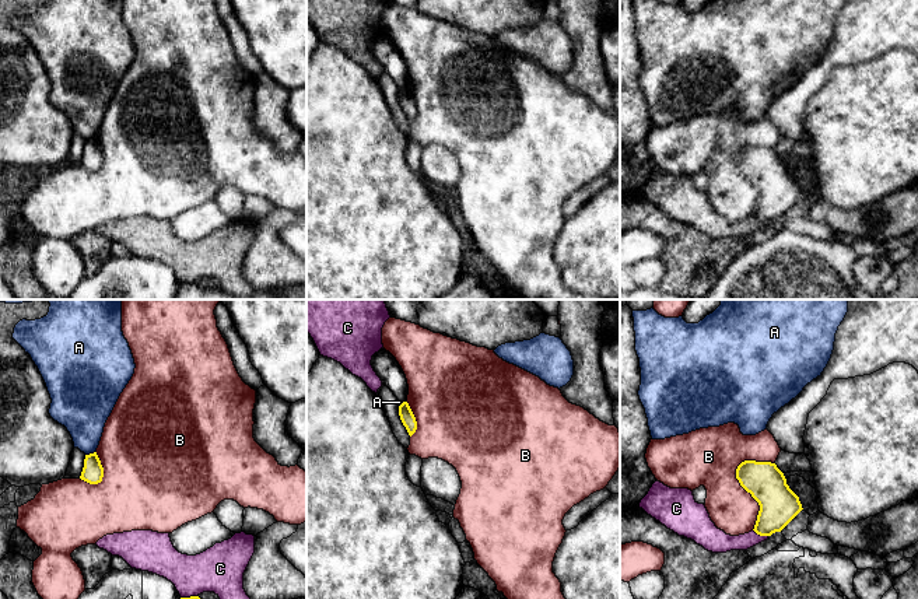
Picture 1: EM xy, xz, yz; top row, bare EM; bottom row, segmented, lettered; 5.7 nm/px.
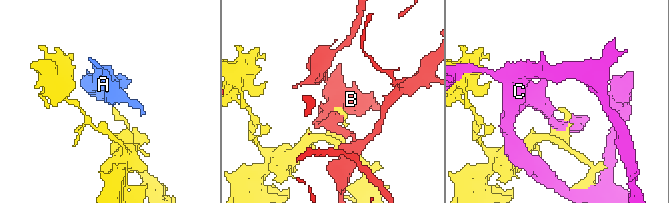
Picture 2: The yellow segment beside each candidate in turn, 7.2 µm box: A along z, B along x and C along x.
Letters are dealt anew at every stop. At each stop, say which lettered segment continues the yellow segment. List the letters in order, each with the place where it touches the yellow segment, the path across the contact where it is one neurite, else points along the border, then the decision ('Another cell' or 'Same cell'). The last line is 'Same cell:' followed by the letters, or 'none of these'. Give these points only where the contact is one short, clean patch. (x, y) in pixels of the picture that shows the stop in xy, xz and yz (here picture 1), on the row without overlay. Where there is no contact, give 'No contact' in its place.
A: Touches yellow at xy (90, 140). Boundary: xy (95, 137), (86, 142). Another cell
B: Touches yellow at yz (739, 168). Another cell
C: Touches yellow at yz (760, 221). Another cell
Same cell: none of these

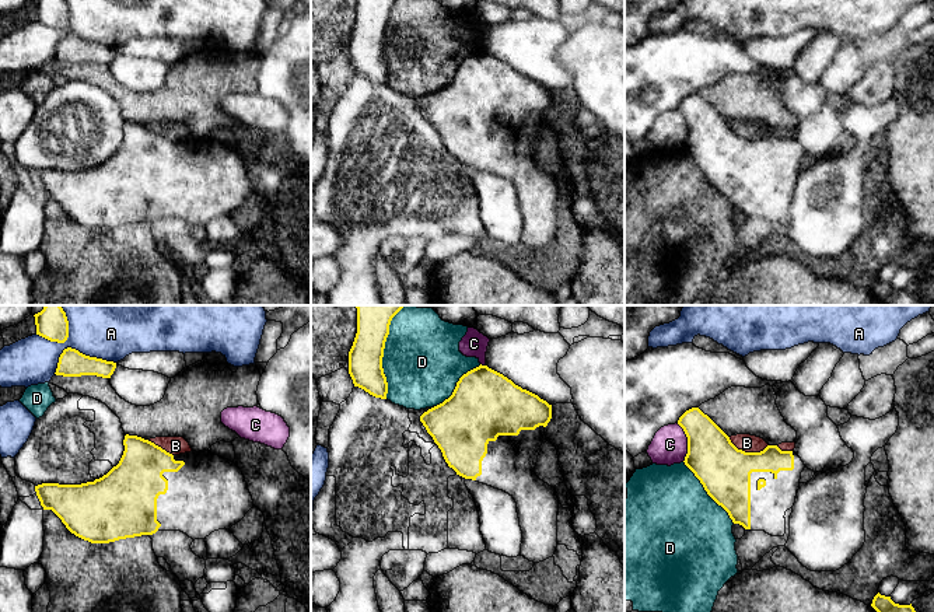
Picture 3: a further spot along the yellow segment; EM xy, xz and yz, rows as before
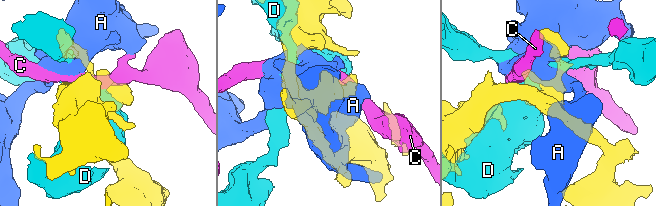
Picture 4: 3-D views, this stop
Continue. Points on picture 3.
A: Touches yellow at xy (77, 37). Another cell
B: Touches yellow at yz (748, 139). Boundary: yz (728, 123), (738, 135), (745, 137), (762, 137), (768, 132). Another cell
C: Touches yellow at yz (688, 129). Another cell
D: Touches yellow at xz (382, 42). Another cell
Same cell: none of these

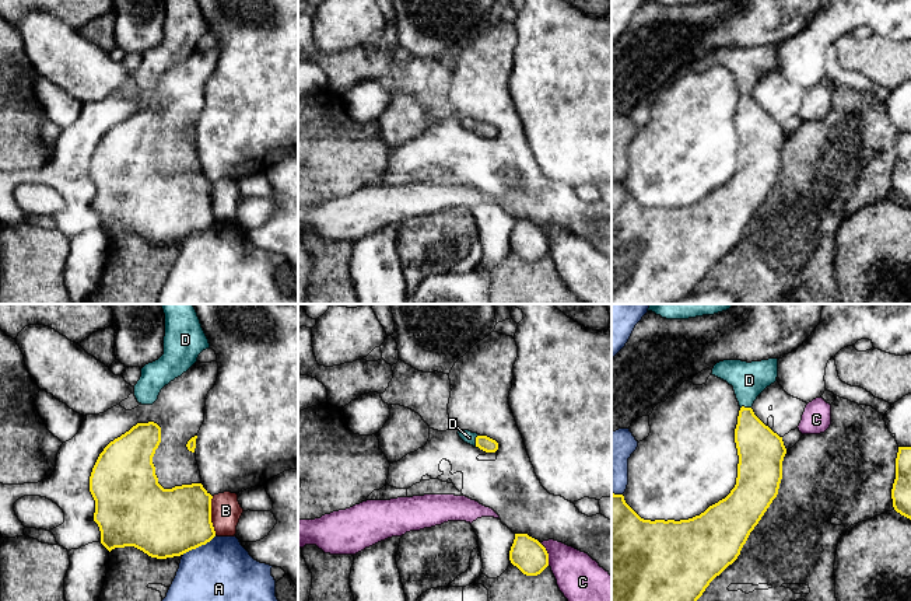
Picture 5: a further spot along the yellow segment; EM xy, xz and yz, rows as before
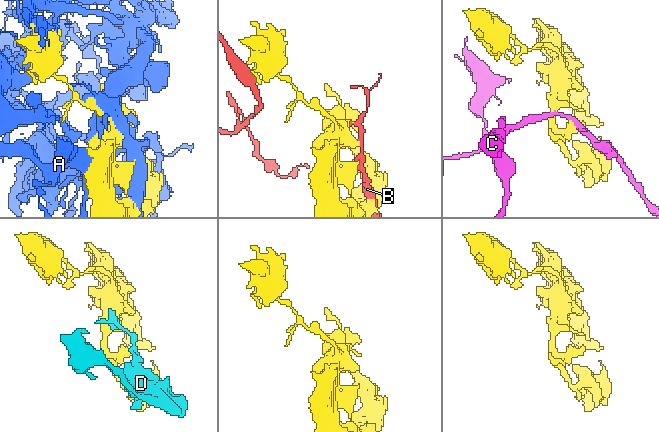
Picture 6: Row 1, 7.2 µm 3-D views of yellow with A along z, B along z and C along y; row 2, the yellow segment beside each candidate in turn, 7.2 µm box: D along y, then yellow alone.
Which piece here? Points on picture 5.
A: Touches yellow at xy (199, 231). Another cell
B: Touches yellow at xy (210, 202). Another cell
C: Touches yellow at xz (547, 240). Another cell
D: Touches yellow at xz (476, 128). Path across: xz (484, 129), (476, 128), (469, 123). Same cell
Same cell: D

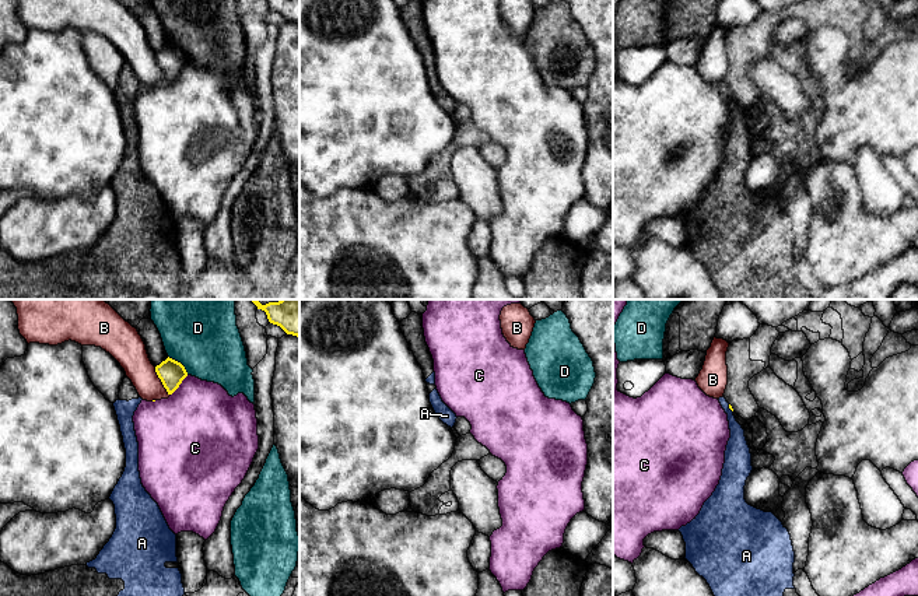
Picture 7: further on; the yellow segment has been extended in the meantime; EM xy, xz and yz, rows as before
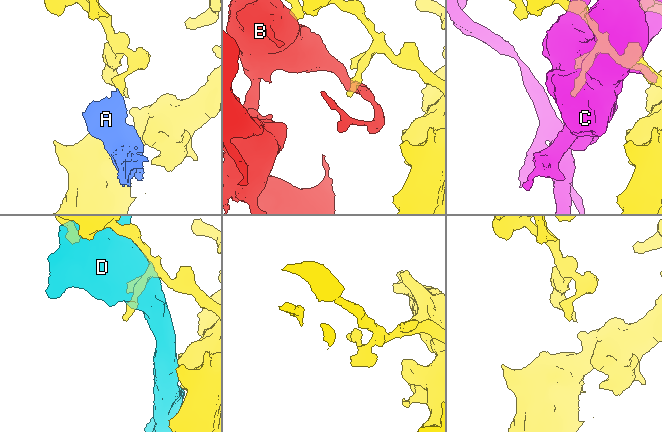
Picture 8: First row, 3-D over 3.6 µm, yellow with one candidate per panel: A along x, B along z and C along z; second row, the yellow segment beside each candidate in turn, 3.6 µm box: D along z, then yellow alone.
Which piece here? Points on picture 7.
A: Touches yellow at yz (729, 94). Boundary: yz (728, 91), (732, 98). Another cell
B: Touches yellow at xy (161, 67). Another cell
C: Touches yellow at xy (179, 70). Another cell
D: Touches yellow at xy (179, 49). Another cell
Same cell: none of these

